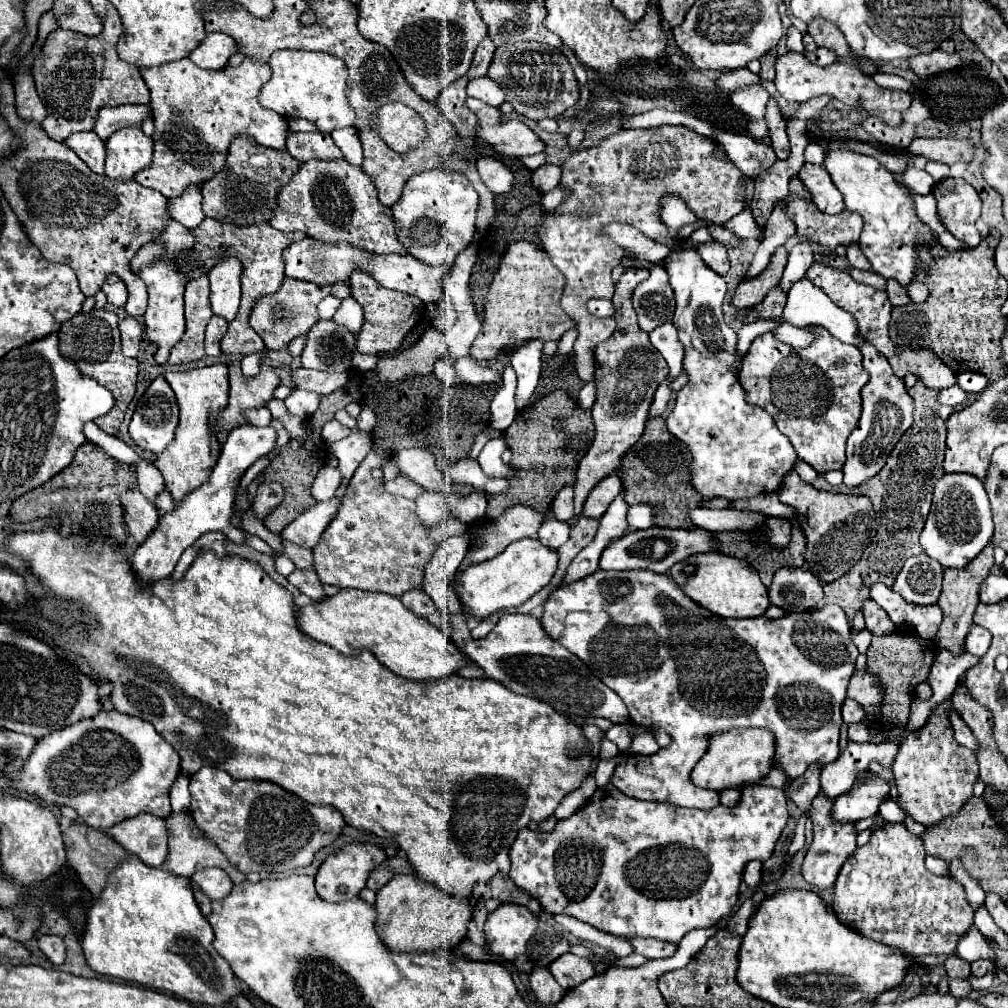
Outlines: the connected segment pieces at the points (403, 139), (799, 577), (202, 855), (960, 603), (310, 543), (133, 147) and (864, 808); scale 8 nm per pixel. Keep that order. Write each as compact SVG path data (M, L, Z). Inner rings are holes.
M387 103L373 111L371 129L397 153L407 153L425 137L423 119L403 103Z
M781 567L769 587L769 599L787 613L815 609L823 601L823 585L811 571Z
M171 813L167 815L167 827L171 831L171 853L167 857L167 861L163 863L163 869L175 873L175 875L185 875L191 877L195 871L205 869L205 867L219 867L223 871L229 873L229 877L233 879L233 883L241 883L245 881L245 875L241 875L237 869L231 867L229 859L223 855L223 851L219 851L215 847L215 843L211 839L207 839L195 825L193 825L193 817L189 813Z
M987 545L971 565L965 565L963 569L945 569L943 577L943 591L937 601L937 605L943 609L943 625L939 627L939 633L935 637L935 645L941 649L951 651L953 655L963 655L965 653L965 639L969 633L969 627L973 625L973 615L979 605L979 587L983 579L991 573L993 567L993 545Z
M337 495L327 501L319 501L315 507L301 513L291 525L287 525L287 529L283 529L283 533L281 533L283 539L287 539L295 545L313 549L319 543L323 531L335 519L341 501L343 501L343 497L337 497Z
M139 125L115 131L107 141L105 175L113 179L133 179L143 167L151 165L153 141L141 131Z
M867 771L863 783L855 783L851 791L839 795L833 805L833 817L837 821L859 821L879 811L879 805L889 799L891 785L877 773Z

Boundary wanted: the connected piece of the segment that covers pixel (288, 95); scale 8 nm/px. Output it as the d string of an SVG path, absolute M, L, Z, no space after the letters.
M275 51L269 59L272 77L263 85L263 107L283 117L301 117L317 127L319 133L331 133L343 127L357 127L357 111L347 101L347 65L343 59L327 53L311 51Z

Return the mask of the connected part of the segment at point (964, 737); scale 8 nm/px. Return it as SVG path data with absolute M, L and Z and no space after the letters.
M949 713L949 715L951 715L949 721L951 721L951 727L953 727L953 731L955 731L955 739L957 739L961 745L971 747L971 749L975 751L975 749L977 749L977 741L973 739L971 729L961 721L959 715L955 715L955 713Z

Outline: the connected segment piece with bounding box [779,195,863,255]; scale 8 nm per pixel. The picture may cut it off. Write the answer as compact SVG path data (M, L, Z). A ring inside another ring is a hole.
M789 195L787 199L783 199L779 203L785 205L783 211L795 223L797 235L801 239L807 239L817 253L821 253L821 255L833 255L837 251L837 247L849 249L853 243L859 243L859 235L861 235L861 229L863 229L863 217L859 213L843 209L837 215L825 215L825 213L821 213L817 209L815 203L811 203L807 199L801 199L797 195Z

